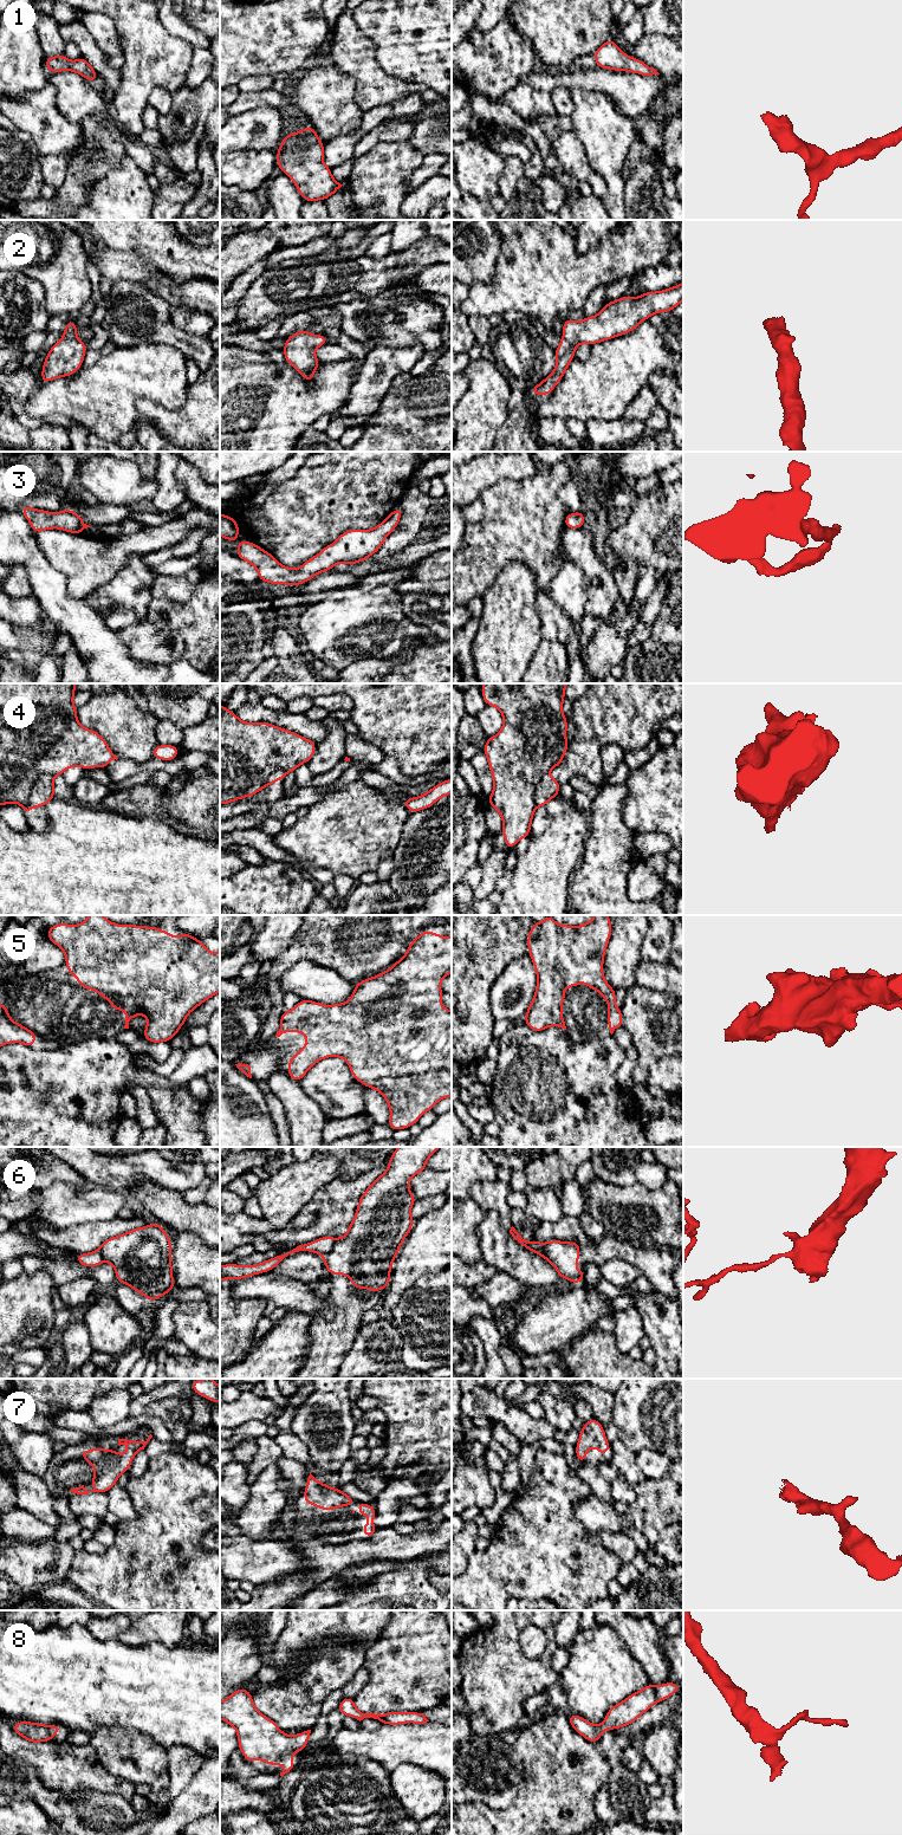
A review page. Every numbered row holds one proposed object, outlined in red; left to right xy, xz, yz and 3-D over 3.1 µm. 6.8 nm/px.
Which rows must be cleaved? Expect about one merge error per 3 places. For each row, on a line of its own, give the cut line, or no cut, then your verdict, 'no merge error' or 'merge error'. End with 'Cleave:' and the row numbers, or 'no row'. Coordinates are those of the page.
1: no cut; no merge error
2: no cut; no merge error
3: no cut; no merge error
4: cut in xy along (53, 776), (41, 775), (34, 782), (28, 799), (21, 805); merge error
5: no cut; no merge error
6: cut in xz along (336, 1240), (332, 1249), (324, 1257); merge error
7: no cut; no merge error
8: no cut; no merge error
Cleave: 4, 6

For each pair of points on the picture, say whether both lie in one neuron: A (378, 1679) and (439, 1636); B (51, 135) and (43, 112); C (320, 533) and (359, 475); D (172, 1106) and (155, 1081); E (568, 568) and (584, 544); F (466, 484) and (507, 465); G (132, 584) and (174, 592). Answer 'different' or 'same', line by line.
A: same
B: same
C: same
D: different
E: different
F: same
G: different

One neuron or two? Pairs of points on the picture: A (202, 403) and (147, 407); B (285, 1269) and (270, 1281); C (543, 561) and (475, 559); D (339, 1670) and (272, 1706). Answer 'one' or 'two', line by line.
A: one
B: two
C: one
D: one

